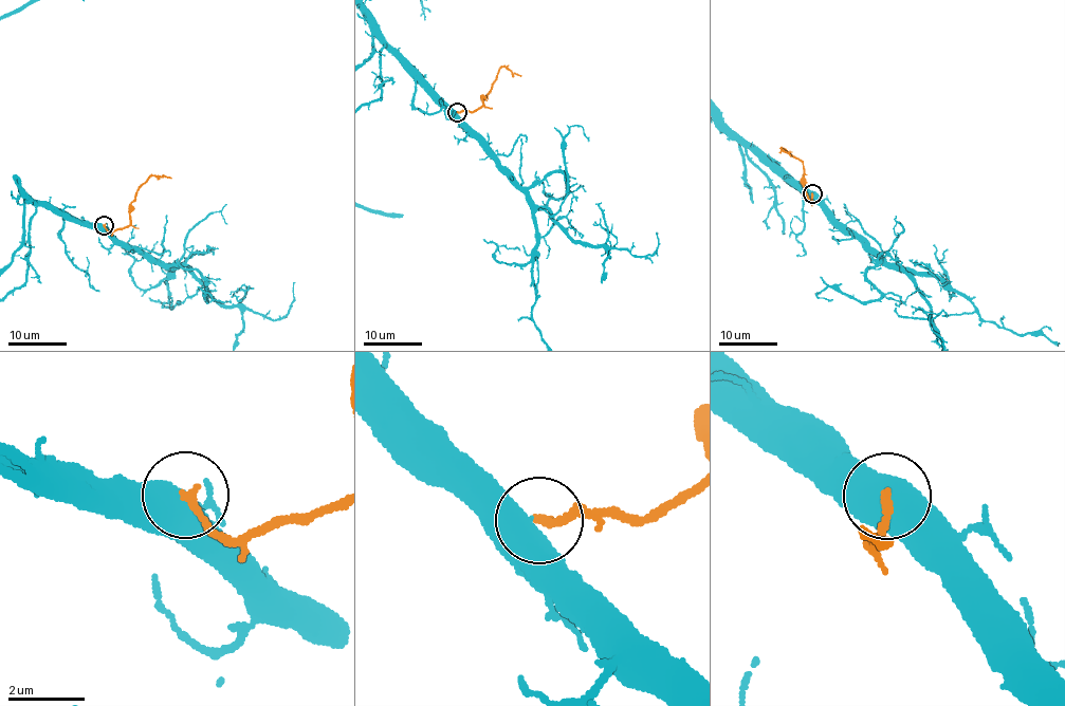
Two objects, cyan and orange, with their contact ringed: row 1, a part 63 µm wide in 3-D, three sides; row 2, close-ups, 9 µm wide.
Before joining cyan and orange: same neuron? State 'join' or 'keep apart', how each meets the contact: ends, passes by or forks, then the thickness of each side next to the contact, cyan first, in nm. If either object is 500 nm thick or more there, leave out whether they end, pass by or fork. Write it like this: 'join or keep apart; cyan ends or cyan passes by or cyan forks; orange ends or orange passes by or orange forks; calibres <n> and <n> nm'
join; calibres 600 and 240 nm

